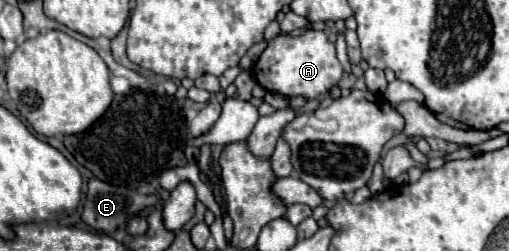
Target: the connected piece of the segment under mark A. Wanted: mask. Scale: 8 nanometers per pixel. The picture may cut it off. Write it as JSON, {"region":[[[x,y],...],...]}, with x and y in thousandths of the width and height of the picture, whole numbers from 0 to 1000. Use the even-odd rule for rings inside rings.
{"region":[[[605,120],[593,143],[570,143],[570,135],[546,135],[534,151],[523,183],[523,199],[511,215],[511,231],[499,247],[499,303],[503,327],[527,359],[542,367],[562,390],[601,390],[621,398],[633,375],[644,375],[656,335],[672,311],[672,263],[660,231],[656,175],[644,167],[640,127]]]}

